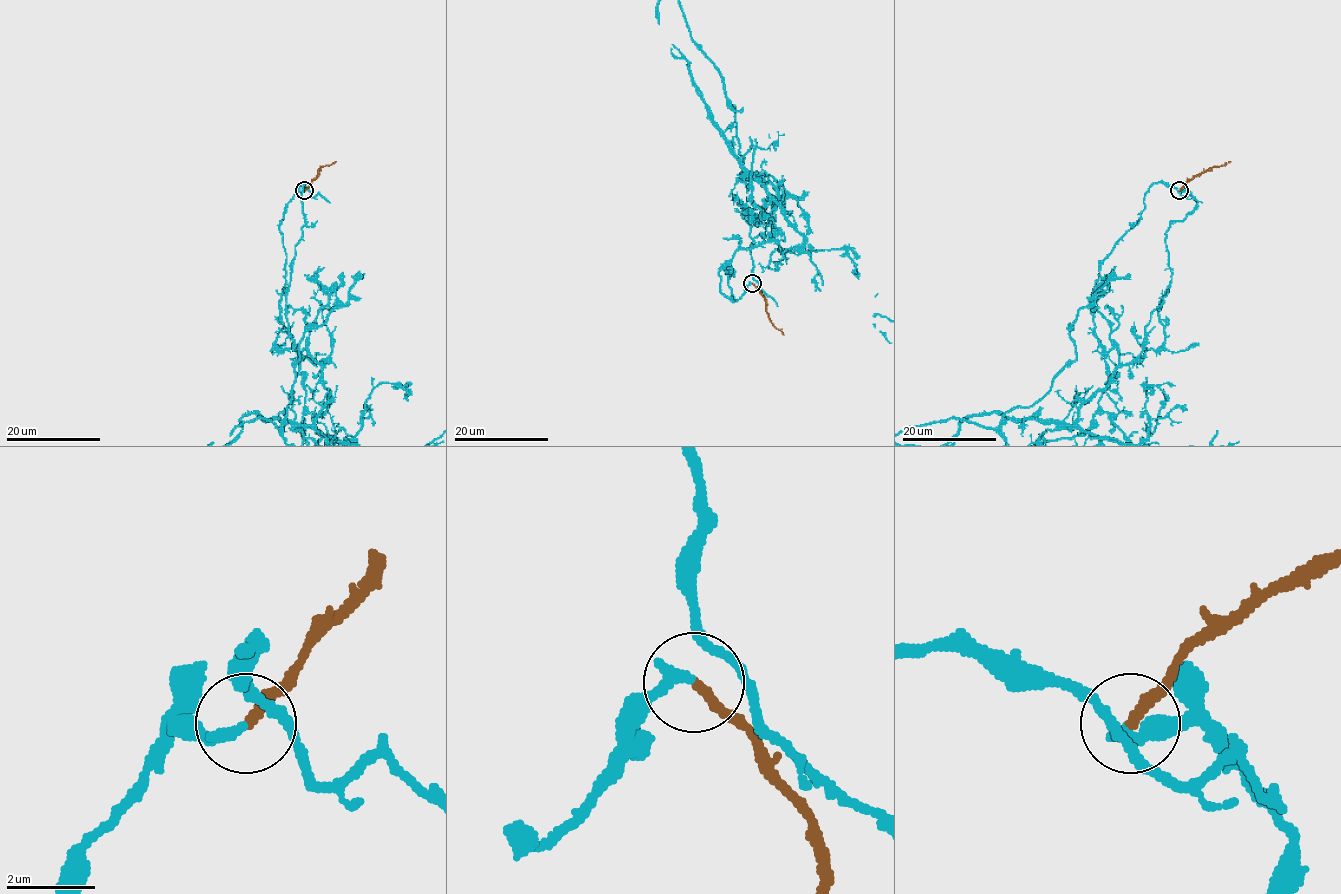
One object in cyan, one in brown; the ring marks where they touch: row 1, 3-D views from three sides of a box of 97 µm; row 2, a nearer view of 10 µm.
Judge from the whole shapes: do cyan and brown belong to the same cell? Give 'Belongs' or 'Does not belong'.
Belongs

